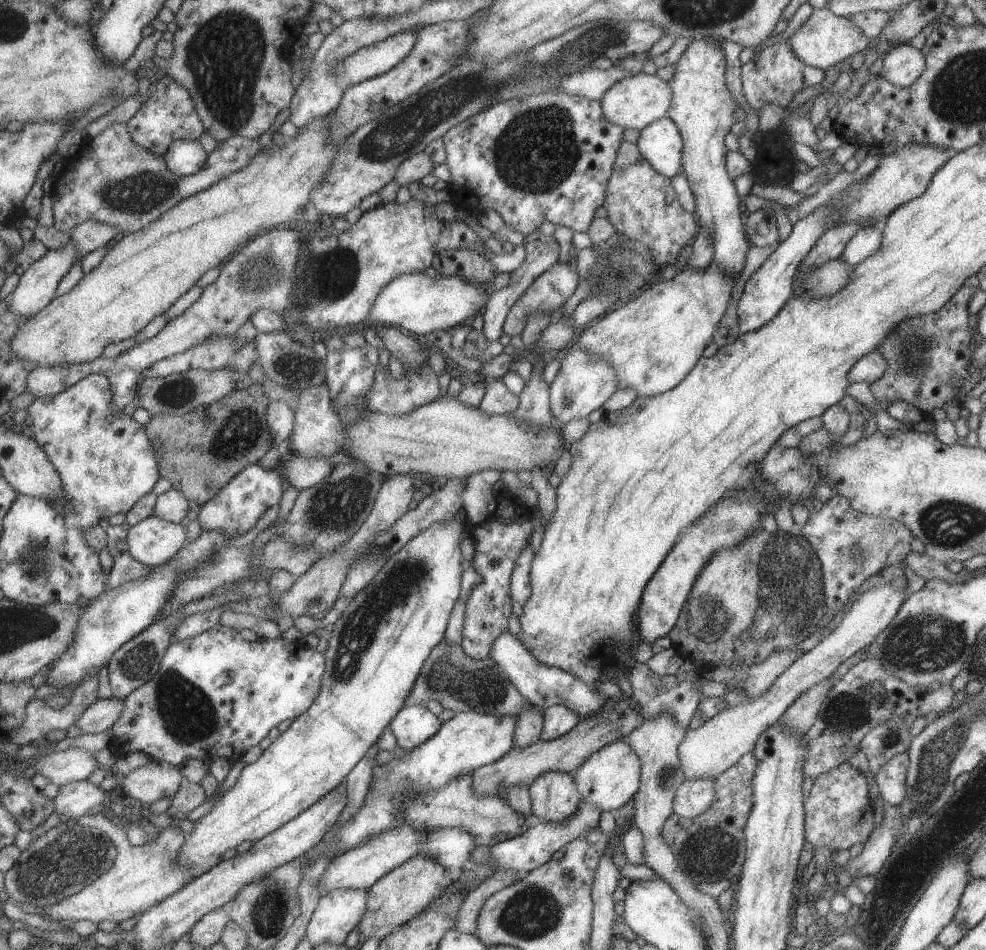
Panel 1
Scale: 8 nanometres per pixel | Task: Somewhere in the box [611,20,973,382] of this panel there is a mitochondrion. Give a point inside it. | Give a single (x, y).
(720, 117)

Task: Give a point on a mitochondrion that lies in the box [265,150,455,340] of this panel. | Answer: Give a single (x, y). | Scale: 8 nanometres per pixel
(334, 272)

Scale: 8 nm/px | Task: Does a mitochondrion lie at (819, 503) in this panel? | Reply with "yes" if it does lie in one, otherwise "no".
no

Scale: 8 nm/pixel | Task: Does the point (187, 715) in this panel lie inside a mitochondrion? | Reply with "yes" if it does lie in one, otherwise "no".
yes

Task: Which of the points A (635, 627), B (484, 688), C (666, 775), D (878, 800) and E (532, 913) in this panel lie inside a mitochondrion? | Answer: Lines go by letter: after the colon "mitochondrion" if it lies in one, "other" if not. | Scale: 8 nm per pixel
A: other
B: mitochondrion
C: mitochondrion
D: other
E: mitochondrion

